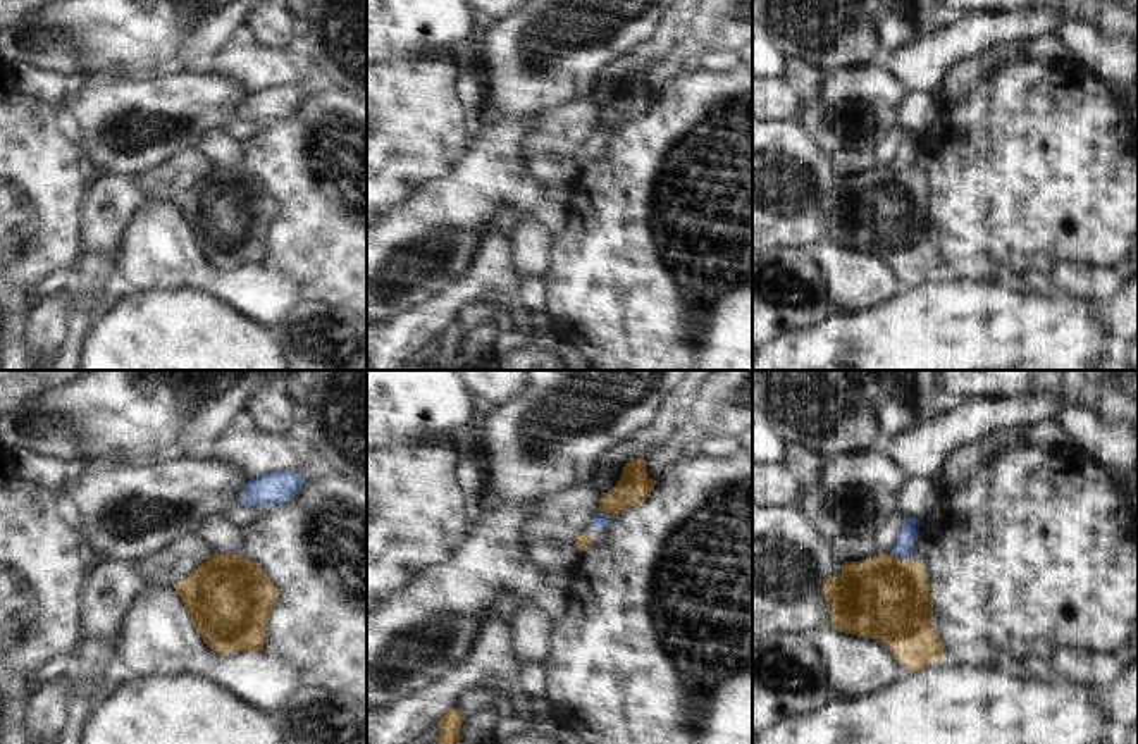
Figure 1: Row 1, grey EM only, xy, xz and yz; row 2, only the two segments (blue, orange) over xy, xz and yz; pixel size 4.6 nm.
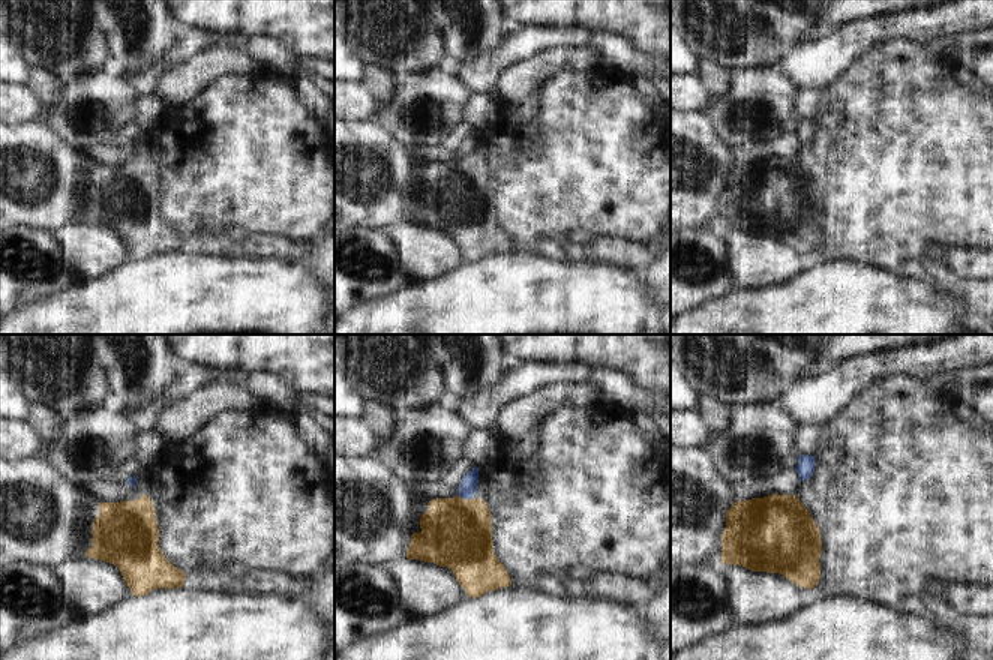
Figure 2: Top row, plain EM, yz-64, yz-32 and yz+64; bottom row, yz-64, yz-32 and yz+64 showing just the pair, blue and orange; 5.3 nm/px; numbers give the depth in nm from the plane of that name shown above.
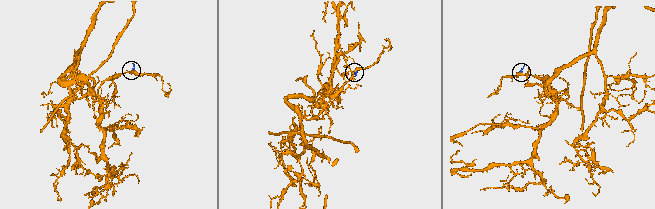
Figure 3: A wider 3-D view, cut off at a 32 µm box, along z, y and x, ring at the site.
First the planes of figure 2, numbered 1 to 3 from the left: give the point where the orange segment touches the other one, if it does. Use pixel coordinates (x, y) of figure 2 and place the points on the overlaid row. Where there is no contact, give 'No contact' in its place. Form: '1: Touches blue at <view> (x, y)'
1: No contact
2: Touches blue at yz-32 (467, 498)
3: No contact

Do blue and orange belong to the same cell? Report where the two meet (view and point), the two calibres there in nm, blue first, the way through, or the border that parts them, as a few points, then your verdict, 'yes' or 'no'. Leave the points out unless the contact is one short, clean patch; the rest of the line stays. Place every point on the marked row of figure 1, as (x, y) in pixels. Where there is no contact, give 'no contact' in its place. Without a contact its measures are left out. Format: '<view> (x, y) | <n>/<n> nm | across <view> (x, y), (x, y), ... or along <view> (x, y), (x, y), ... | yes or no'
yz (899, 557) | 90/400 nm | along yz (890, 553), (908, 560) | no

